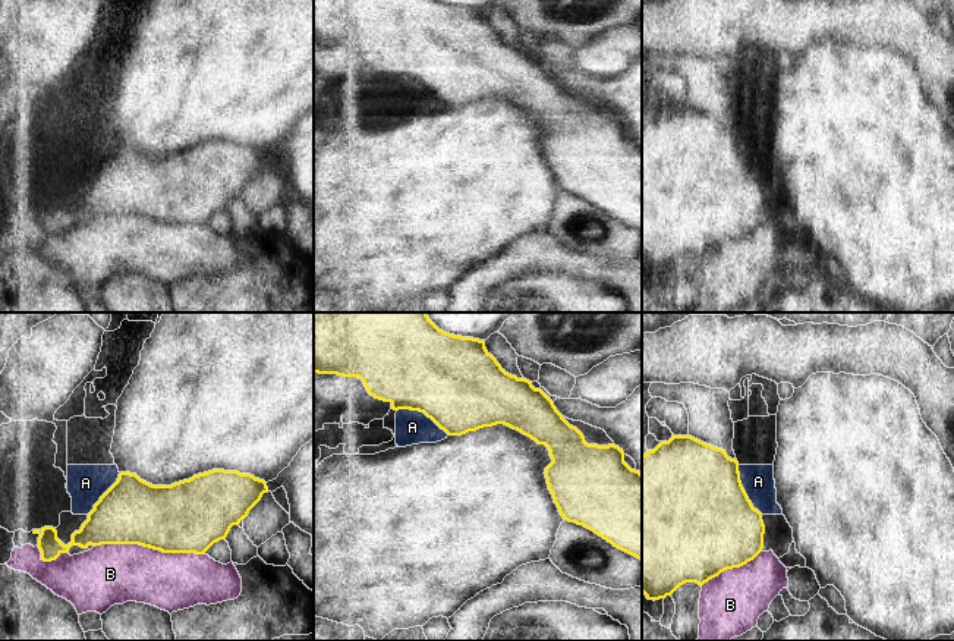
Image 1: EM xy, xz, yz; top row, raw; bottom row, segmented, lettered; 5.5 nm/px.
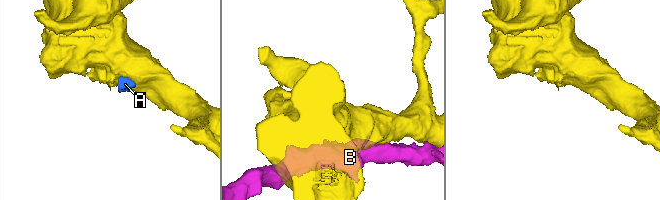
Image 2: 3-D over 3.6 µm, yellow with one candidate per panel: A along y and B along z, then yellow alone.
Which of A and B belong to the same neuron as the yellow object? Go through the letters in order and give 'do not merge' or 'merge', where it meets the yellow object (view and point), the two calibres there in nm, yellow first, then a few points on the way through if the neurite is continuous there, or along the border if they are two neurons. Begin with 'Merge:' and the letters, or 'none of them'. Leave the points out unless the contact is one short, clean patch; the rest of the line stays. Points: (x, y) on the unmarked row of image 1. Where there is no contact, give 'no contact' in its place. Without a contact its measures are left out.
Merge: A
A: merge; contact xz (424, 84); calibres 480 and 190 nm; way xz (453, 52), (424, 84), (412, 99)
B: do not merge; contact xy (150, 219); calibres 380 and 340 nm

